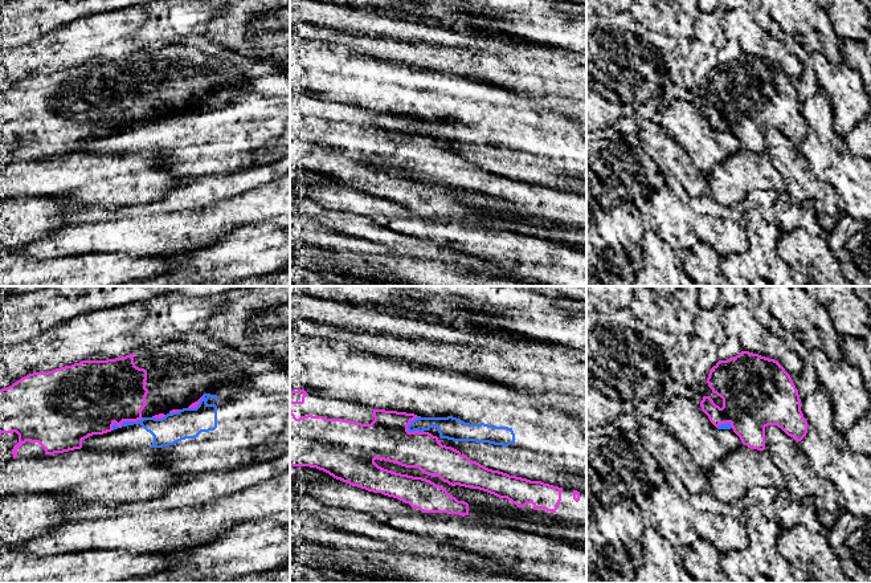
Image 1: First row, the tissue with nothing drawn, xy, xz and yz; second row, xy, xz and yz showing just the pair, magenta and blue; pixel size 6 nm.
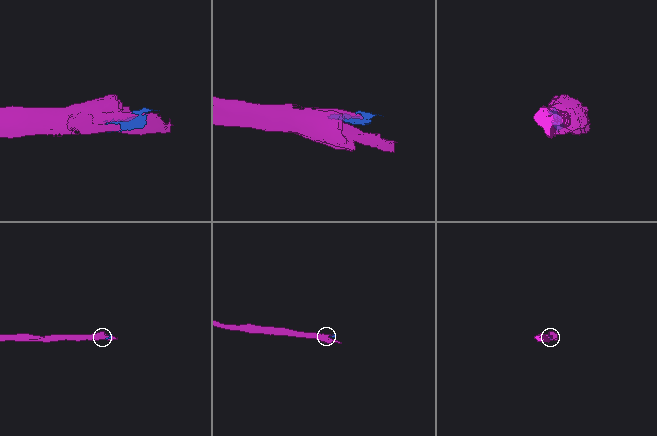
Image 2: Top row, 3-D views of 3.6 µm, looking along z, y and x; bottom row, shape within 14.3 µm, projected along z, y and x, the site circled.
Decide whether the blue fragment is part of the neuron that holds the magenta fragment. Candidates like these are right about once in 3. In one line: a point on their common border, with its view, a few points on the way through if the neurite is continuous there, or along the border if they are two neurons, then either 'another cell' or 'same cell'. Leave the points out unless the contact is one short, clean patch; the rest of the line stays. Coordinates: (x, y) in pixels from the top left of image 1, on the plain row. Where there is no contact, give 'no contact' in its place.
contact xy (125, 123); another cell

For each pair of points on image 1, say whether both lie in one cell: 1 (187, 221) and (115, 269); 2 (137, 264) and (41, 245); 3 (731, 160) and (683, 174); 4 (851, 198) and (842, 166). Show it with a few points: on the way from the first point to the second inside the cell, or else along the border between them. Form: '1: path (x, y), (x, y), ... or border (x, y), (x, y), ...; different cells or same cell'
1: border (106, 252), (166, 256); different cells
2: border (118, 252), (90, 252), (88, 255); different cells
3: border (707, 174), (710, 194); different cells
4: path (851, 190), (847, 174); same cell

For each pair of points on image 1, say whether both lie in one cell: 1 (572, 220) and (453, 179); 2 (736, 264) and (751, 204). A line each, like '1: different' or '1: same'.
1: same
2: same

